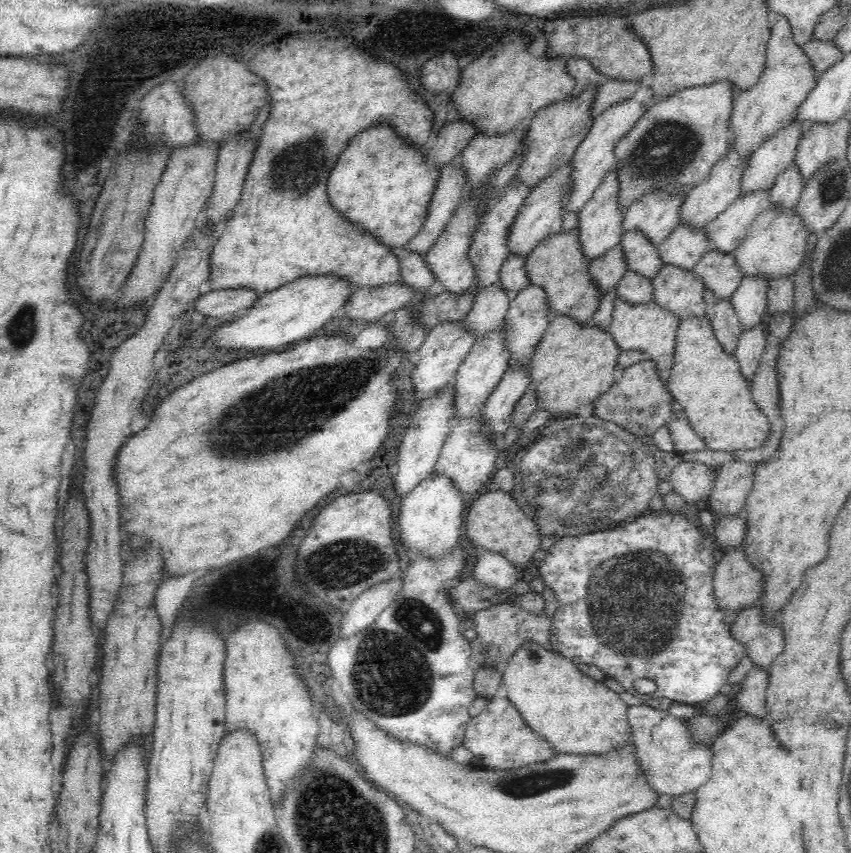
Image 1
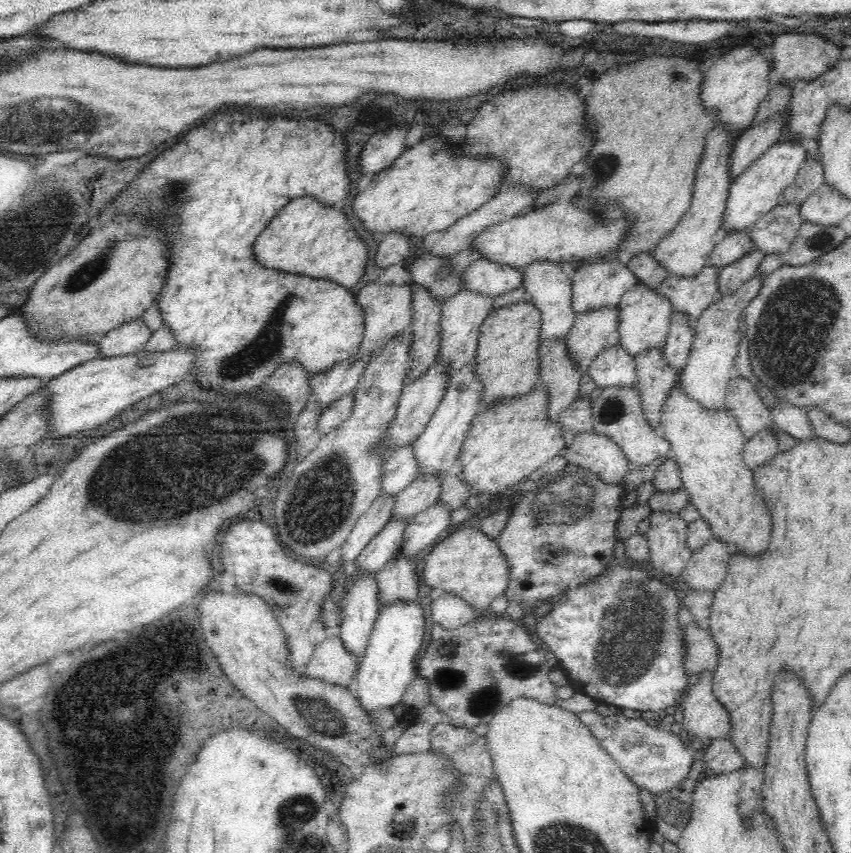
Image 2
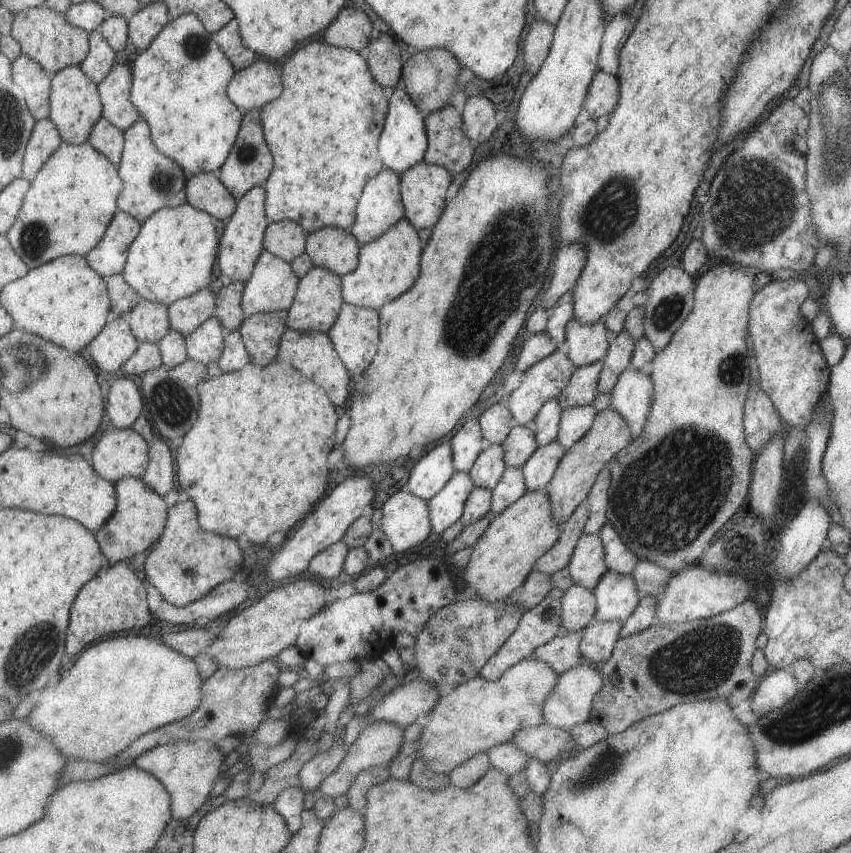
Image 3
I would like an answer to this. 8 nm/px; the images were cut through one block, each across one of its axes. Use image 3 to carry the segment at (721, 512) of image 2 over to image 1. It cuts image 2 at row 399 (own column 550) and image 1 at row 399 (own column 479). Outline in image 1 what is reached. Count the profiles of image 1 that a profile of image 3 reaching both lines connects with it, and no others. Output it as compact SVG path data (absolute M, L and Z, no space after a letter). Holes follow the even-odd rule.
M705 316L686 318L679 323L668 389L676 402L682 405L691 429L712 452L733 453L764 446L770 436L770 421L753 401L751 385L742 378L734 355L722 352Z

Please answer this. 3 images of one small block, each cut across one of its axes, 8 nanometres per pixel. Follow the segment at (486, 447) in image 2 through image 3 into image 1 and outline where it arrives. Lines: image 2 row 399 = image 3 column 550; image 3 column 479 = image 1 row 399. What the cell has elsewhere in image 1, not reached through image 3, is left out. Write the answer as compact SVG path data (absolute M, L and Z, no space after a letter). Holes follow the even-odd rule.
M553 316L546 328L543 337L535 346L532 358L529 359L527 379L530 380L529 388L536 397L537 410L548 412L551 419L562 418L570 415L572 410L579 406L593 404L615 383L614 368L621 351L608 333L602 333L598 327L578 325L575 320L567 316Z

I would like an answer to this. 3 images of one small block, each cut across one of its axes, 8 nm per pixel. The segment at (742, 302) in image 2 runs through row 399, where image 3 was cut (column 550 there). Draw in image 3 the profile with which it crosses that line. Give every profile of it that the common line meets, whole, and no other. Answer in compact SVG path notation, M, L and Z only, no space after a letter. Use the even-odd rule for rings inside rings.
M586 661L559 673L555 688L551 690L551 694L547 694L543 708L541 708L544 722L549 726L569 730L575 724L589 721L593 697L601 690L602 684L601 675L591 668L590 663Z

